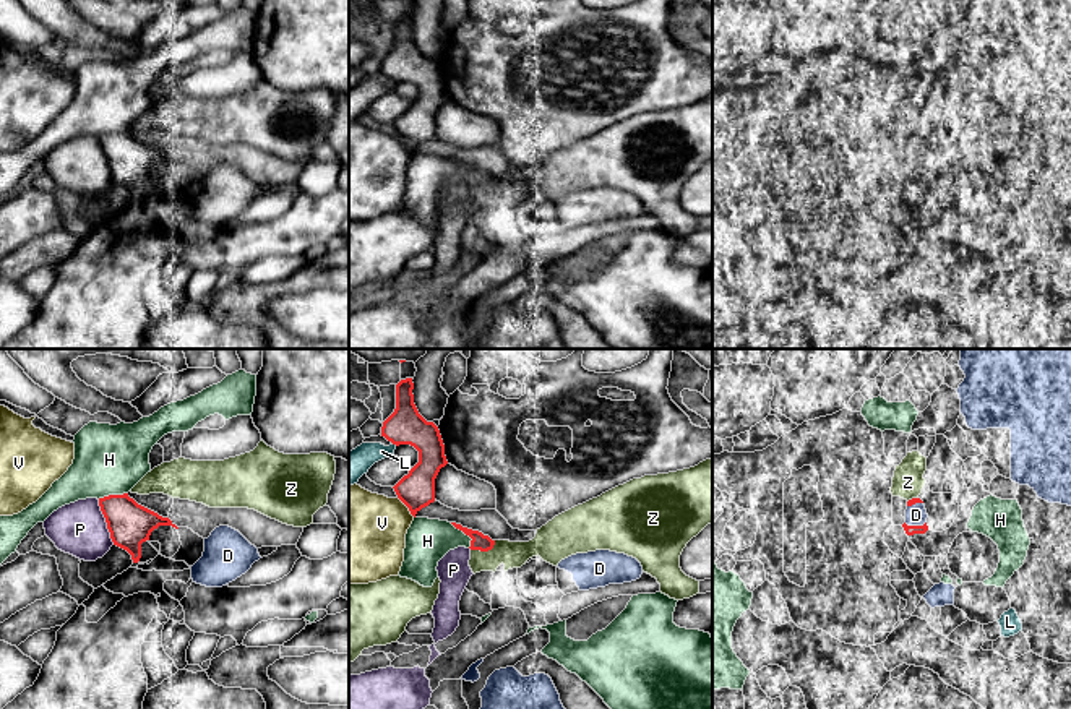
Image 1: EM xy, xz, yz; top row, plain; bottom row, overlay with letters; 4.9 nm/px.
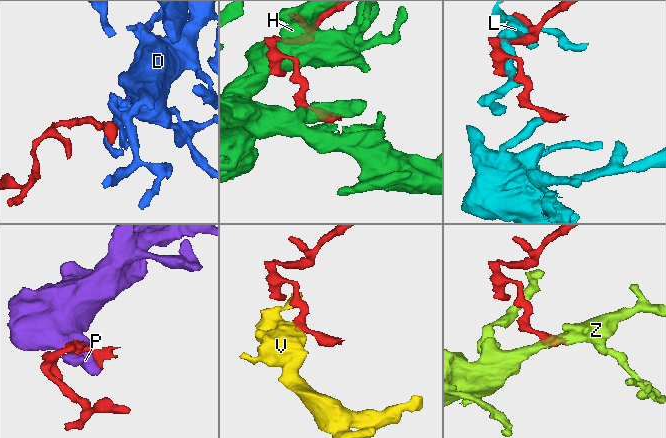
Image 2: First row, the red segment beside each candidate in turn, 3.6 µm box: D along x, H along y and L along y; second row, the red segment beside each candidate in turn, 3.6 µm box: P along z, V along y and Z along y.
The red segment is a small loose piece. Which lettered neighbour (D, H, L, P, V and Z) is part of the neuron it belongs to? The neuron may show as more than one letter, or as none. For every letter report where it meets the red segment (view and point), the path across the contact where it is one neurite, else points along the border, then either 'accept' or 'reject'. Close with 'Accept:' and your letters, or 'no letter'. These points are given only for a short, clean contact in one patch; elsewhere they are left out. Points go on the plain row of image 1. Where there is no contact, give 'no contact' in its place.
D: yz (914, 163) | accept
H: xz (464, 169) | reject
L: xz (395, 80) | reject
P: xy (106, 158) | reject
V: xz (406, 141) | along xz (398, 133), (414, 153) | reject
Z: xz (484, 187) | along xz (495, 177), (487, 187), (471, 187) | reject
Accept: D

